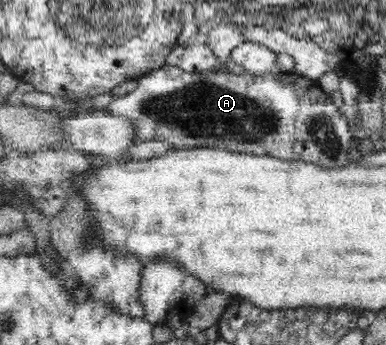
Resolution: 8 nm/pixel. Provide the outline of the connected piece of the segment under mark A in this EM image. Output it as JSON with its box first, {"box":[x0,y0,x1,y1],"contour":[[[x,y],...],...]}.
{"box":[101,65,354,167],"contour":[[[166,65],[138,79],[137,88],[133,92],[114,97],[101,113],[125,118],[135,132],[131,140],[134,145],[158,141],[176,149],[222,149],[235,153],[270,155],[292,162],[301,159],[302,162],[324,167],[346,166],[354,153],[354,148],[350,148],[354,145],[348,119],[332,104],[330,96],[318,88],[316,79],[294,72],[238,75],[218,68],[200,74],[188,74],[179,65]]]}

